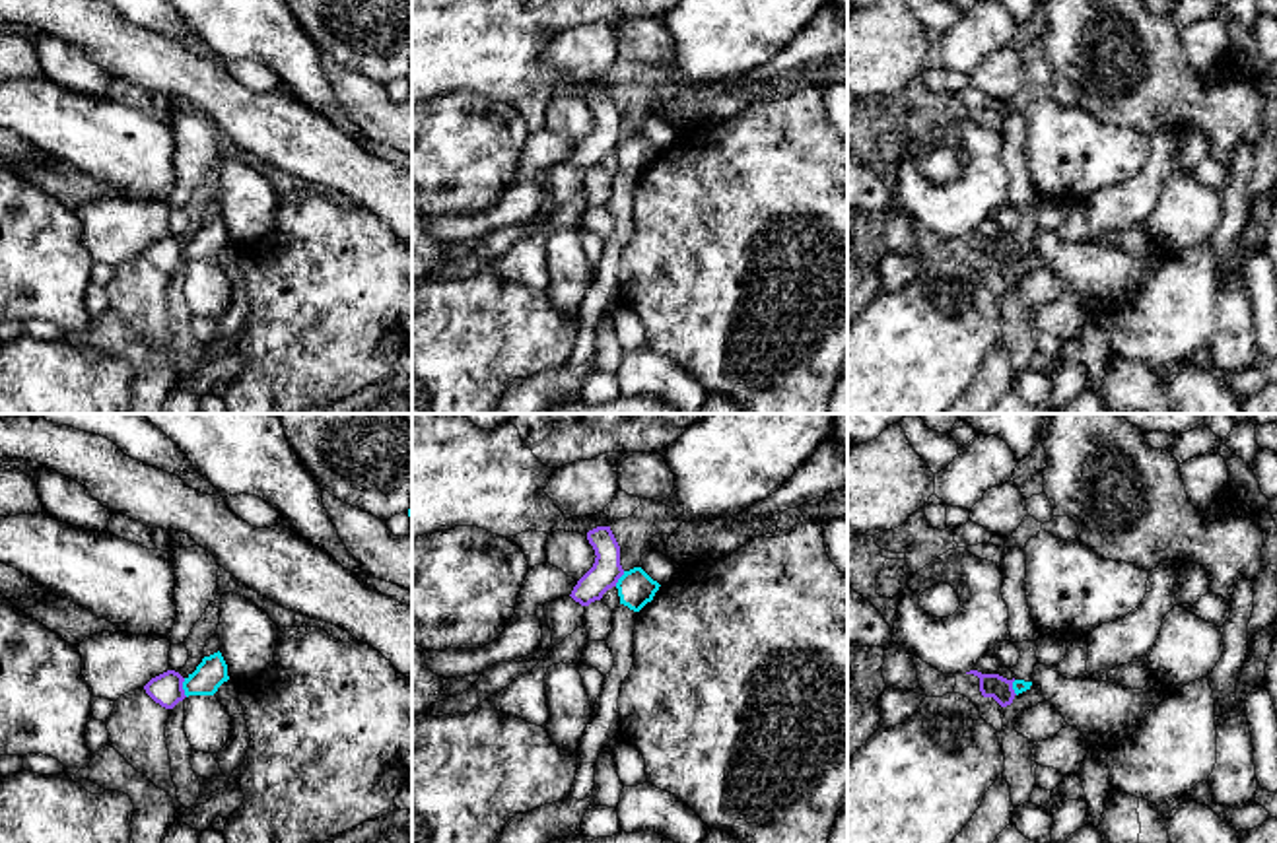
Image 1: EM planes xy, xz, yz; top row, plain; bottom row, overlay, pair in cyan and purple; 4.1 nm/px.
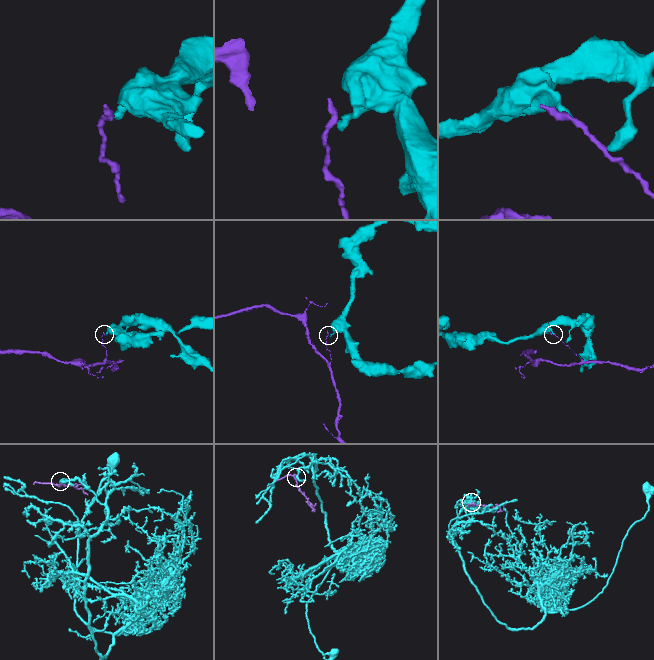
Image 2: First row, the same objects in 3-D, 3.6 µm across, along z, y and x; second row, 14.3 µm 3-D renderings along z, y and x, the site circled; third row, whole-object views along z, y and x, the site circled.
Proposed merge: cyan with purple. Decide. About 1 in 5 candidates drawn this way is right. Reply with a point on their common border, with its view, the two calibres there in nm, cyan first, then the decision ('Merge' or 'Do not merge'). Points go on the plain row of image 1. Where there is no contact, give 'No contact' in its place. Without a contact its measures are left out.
Touches cyan at xy (183, 253). Thickness 120 nm (cyan) against 130 nm. Do not merge

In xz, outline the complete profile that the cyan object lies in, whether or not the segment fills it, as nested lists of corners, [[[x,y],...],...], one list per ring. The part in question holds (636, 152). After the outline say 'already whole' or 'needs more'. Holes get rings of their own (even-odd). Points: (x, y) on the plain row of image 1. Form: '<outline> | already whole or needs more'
[[[641,132],[624,136],[616,148],[620,169],[634,177],[639,177],[647,167],[651,167],[659,152],[661,150],[653,146]]] | already whole

